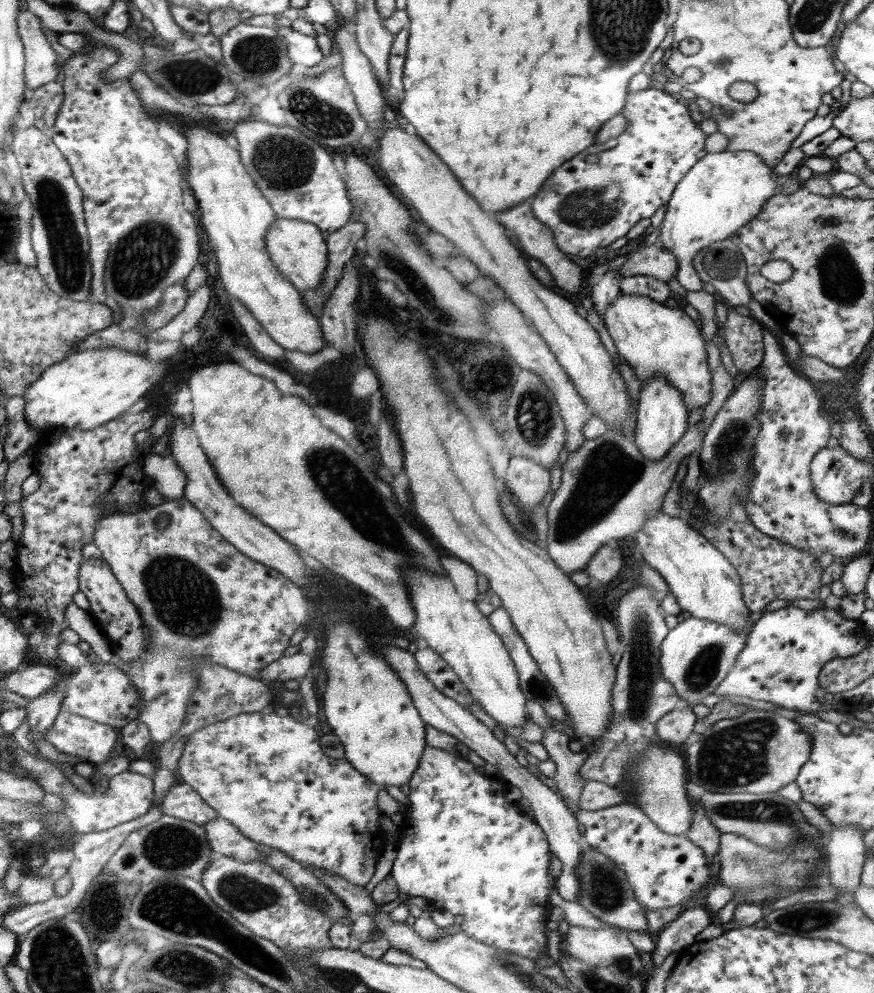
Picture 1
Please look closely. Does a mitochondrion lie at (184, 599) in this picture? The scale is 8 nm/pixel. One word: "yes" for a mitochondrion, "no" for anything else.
yes

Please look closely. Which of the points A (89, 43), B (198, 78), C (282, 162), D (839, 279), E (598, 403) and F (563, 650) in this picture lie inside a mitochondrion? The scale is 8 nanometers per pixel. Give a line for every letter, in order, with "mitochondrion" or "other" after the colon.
A: other
B: mitochondrion
C: mitochondrion
D: mitochondrion
E: other
F: other

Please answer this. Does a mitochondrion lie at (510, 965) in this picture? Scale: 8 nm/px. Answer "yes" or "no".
yes

